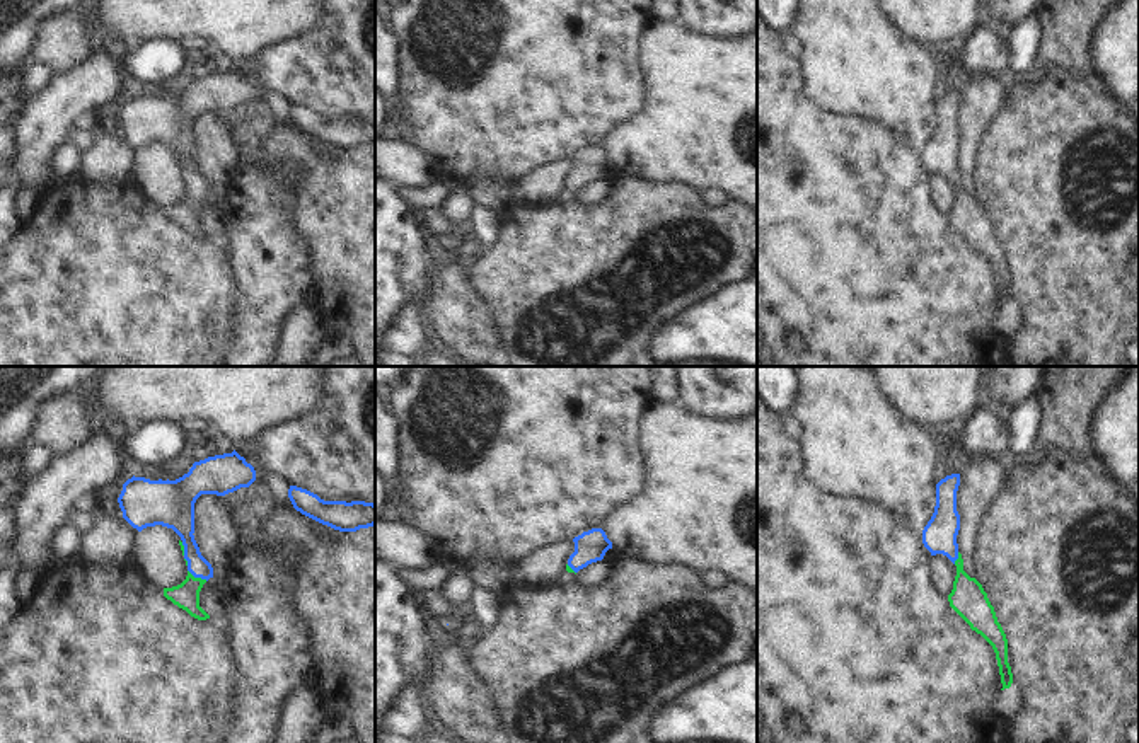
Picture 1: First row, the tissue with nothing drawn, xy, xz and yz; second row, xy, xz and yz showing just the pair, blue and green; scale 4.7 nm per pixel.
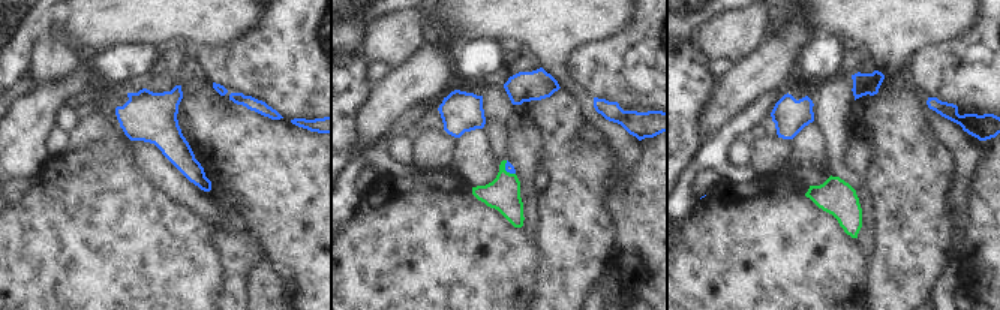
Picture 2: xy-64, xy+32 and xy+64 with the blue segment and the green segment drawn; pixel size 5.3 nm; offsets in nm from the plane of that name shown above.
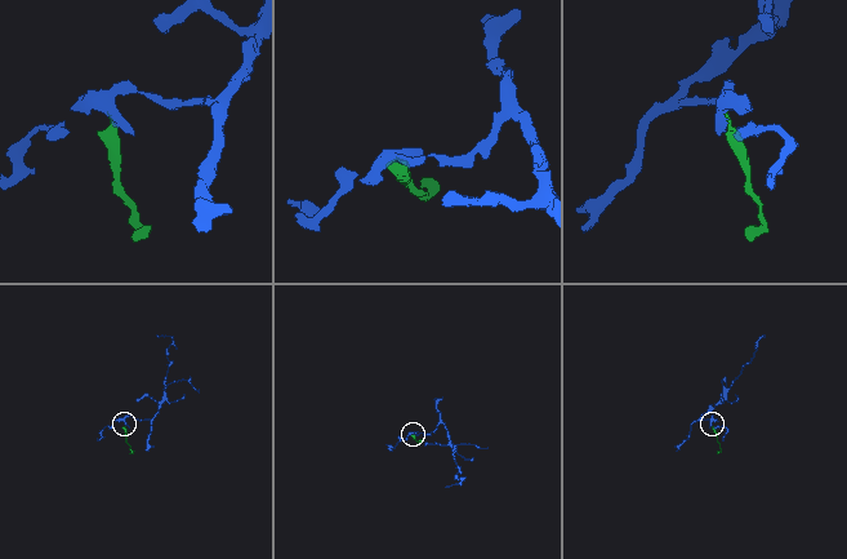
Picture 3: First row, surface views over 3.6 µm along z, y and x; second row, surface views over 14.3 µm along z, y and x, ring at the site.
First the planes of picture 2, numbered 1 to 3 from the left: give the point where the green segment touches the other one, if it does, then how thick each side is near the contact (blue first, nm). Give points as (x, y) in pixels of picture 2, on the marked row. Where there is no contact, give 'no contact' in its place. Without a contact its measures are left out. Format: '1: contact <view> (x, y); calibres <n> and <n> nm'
1: no contact
2: contact xy+32 (505, 169); calibres 50 and 180 nm
3: no contact

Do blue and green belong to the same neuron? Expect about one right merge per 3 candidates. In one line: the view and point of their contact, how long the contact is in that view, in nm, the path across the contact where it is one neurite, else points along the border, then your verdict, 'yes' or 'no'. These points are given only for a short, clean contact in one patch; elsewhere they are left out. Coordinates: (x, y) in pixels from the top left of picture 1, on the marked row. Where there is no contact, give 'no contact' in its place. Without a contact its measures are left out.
meets blue in xy at (198, 576); contact 110 nm long; runs through xy (198, 566), (198, 576), (186, 595); yes

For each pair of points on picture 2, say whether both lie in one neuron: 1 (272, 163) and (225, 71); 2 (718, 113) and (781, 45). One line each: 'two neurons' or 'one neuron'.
1: two neurons
2: one neuron

